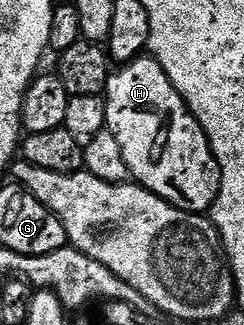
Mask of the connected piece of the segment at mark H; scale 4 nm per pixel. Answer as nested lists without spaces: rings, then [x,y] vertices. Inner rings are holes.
[[[140,56],[132,62],[120,65],[107,79],[105,101],[107,129],[113,132],[113,136],[117,136],[117,144],[121,144],[121,153],[125,156],[130,177],[169,204],[190,214],[206,215],[219,195],[221,168],[213,156],[201,124],[191,115],[191,109],[183,101],[177,88],[173,88],[159,61],[150,56]]]

